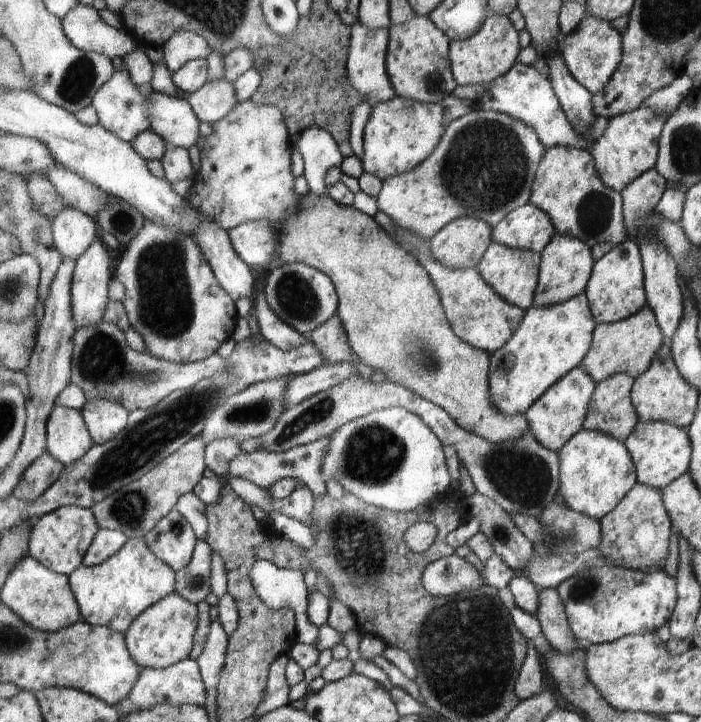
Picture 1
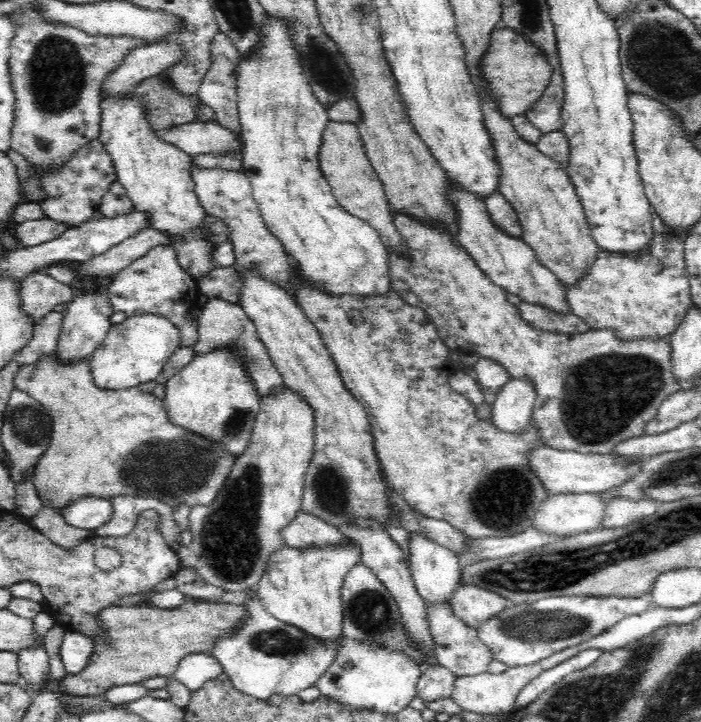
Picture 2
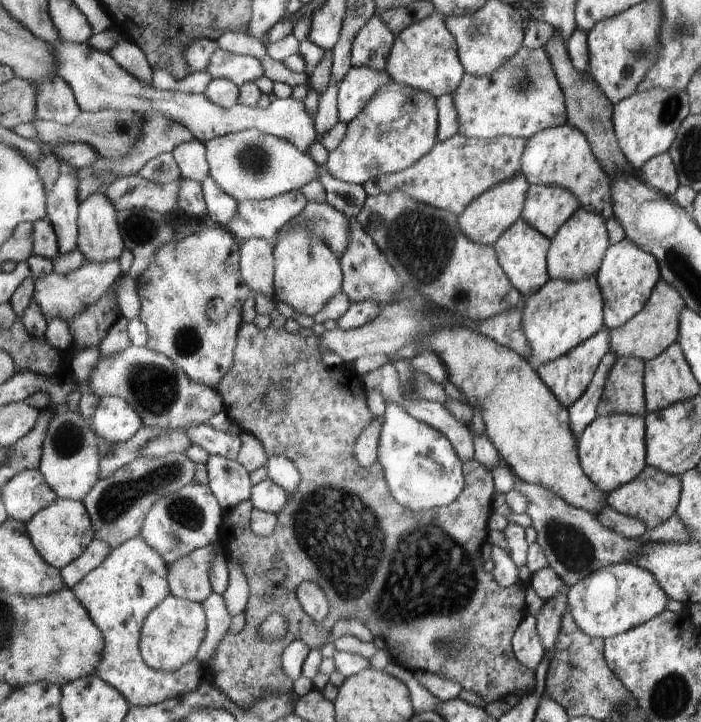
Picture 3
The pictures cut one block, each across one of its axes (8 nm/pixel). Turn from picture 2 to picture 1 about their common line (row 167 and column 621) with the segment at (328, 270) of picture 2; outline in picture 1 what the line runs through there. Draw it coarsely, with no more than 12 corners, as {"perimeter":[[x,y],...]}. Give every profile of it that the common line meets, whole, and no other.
{"perimeter":[[639,244],[613,245],[592,266],[584,293],[596,324],[646,305]]}

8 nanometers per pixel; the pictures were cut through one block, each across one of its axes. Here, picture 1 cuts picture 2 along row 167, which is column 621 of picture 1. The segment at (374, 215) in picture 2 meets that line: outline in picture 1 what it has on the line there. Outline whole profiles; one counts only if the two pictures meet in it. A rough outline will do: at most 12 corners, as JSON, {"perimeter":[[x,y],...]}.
{"perimeter":[[645,305],[596,324],[580,365],[594,383],[639,377],[664,335]]}

